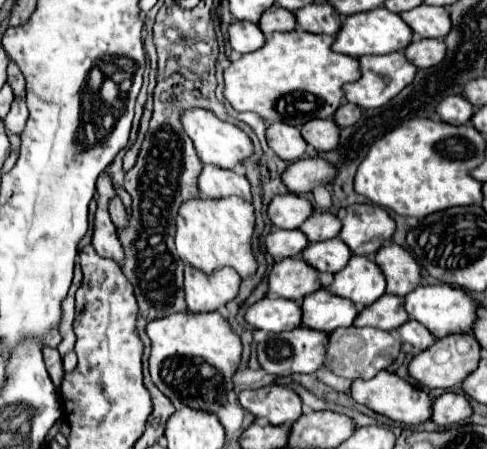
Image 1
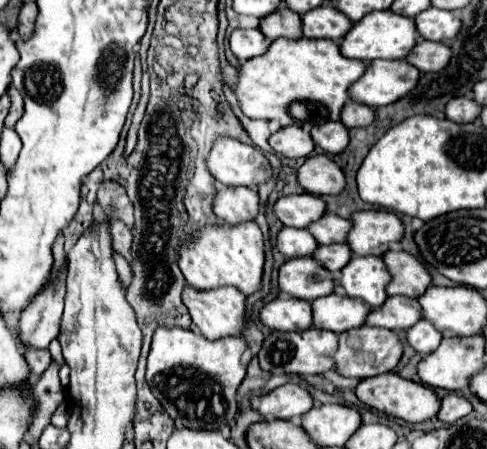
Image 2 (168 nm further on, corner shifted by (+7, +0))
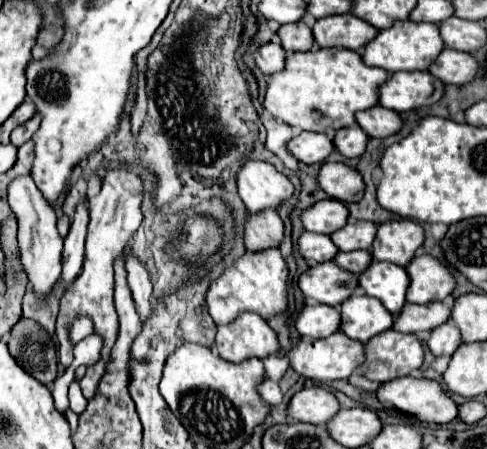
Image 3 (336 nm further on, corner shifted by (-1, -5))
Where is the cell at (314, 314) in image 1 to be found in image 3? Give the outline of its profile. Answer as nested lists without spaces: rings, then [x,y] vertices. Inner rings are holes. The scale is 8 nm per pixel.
[[[358,294],[348,298],[340,306],[340,314],[342,314],[342,332],[348,338],[360,340],[362,344],[368,342],[368,338],[384,330],[390,330],[394,324],[392,314],[388,314],[388,310],[384,310],[384,306],[376,302],[376,298]]]

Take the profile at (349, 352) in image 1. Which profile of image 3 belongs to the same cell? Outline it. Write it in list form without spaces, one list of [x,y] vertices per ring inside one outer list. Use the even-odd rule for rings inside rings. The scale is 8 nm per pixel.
[[[386,330],[374,336],[366,348],[368,360],[362,364],[362,370],[368,380],[376,382],[410,376],[424,362],[424,348],[414,334]]]

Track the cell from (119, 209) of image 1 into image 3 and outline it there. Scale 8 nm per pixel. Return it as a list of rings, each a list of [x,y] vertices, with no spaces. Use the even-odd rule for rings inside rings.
[[[128,254],[128,258],[126,258],[126,270],[128,270],[128,286],[130,286],[130,292],[134,298],[136,312],[140,316],[140,322],[144,324],[152,314],[152,300],[150,300],[152,282],[150,282],[150,276],[148,276],[144,264],[138,262],[138,258],[132,254]]]

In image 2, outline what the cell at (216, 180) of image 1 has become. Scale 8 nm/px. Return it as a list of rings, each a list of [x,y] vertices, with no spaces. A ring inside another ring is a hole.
[[[218,185],[216,189],[216,197],[214,197],[214,213],[216,217],[220,217],[226,223],[242,223],[246,219],[254,219],[258,215],[258,193],[256,189],[248,189],[248,187],[226,187],[226,185]]]

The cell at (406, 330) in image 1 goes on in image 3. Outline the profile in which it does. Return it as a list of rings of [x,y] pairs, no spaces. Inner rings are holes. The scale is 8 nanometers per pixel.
[[[452,322],[434,328],[428,338],[428,348],[432,350],[434,356],[452,356],[460,344],[462,344],[460,330],[456,330]]]

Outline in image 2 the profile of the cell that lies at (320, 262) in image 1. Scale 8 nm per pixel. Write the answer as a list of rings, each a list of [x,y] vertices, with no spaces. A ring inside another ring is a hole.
[[[334,243],[334,245],[318,245],[312,257],[330,273],[338,273],[352,257],[352,251],[346,243]]]

